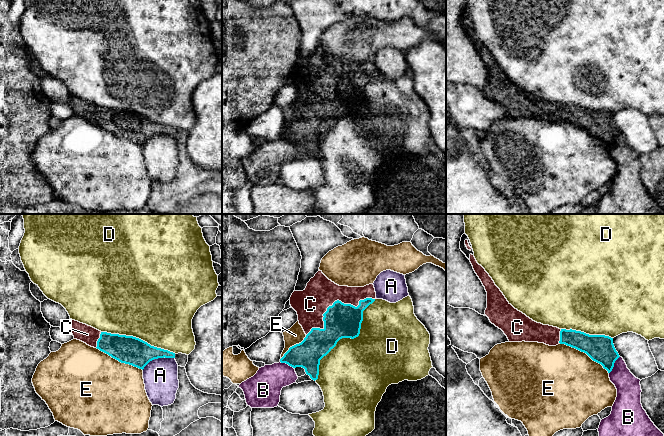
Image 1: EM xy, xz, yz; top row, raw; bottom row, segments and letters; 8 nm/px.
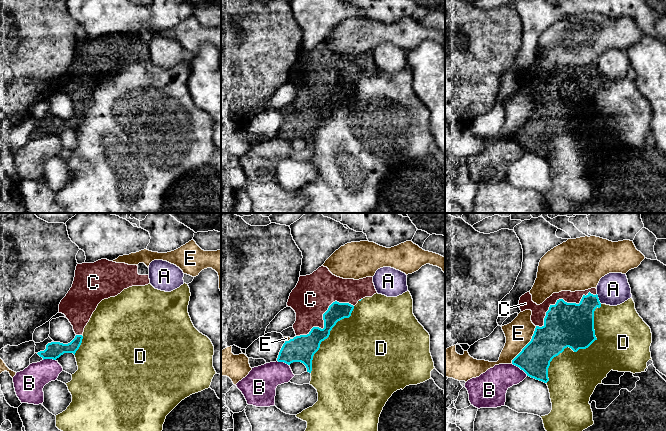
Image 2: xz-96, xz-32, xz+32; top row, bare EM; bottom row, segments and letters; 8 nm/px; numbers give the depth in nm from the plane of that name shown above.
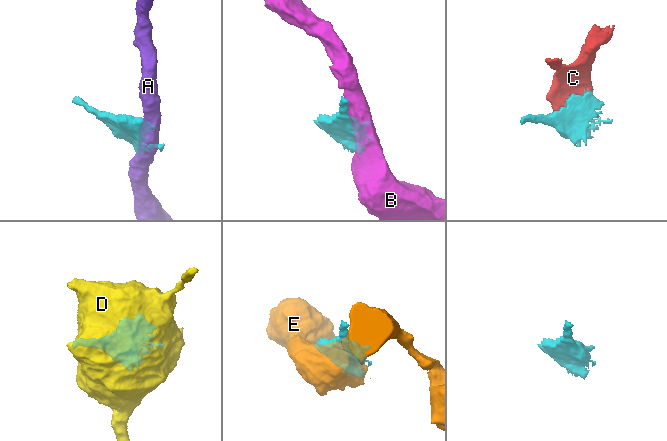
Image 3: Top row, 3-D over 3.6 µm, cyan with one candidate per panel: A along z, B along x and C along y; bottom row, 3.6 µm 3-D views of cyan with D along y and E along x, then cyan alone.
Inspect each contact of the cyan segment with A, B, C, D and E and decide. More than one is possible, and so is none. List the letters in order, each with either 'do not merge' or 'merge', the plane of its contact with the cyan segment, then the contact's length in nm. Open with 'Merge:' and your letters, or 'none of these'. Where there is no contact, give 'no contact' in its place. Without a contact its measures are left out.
Merge: C
A: do not merge; contact in xy; length 280 nm
B: do not merge; contact in yz; length 170 nm
C: merge; contact in xz; length 650 nm
D: do not merge; contact in xz; length 800 nm
E: do not merge; contact in yz; length 480 nm

